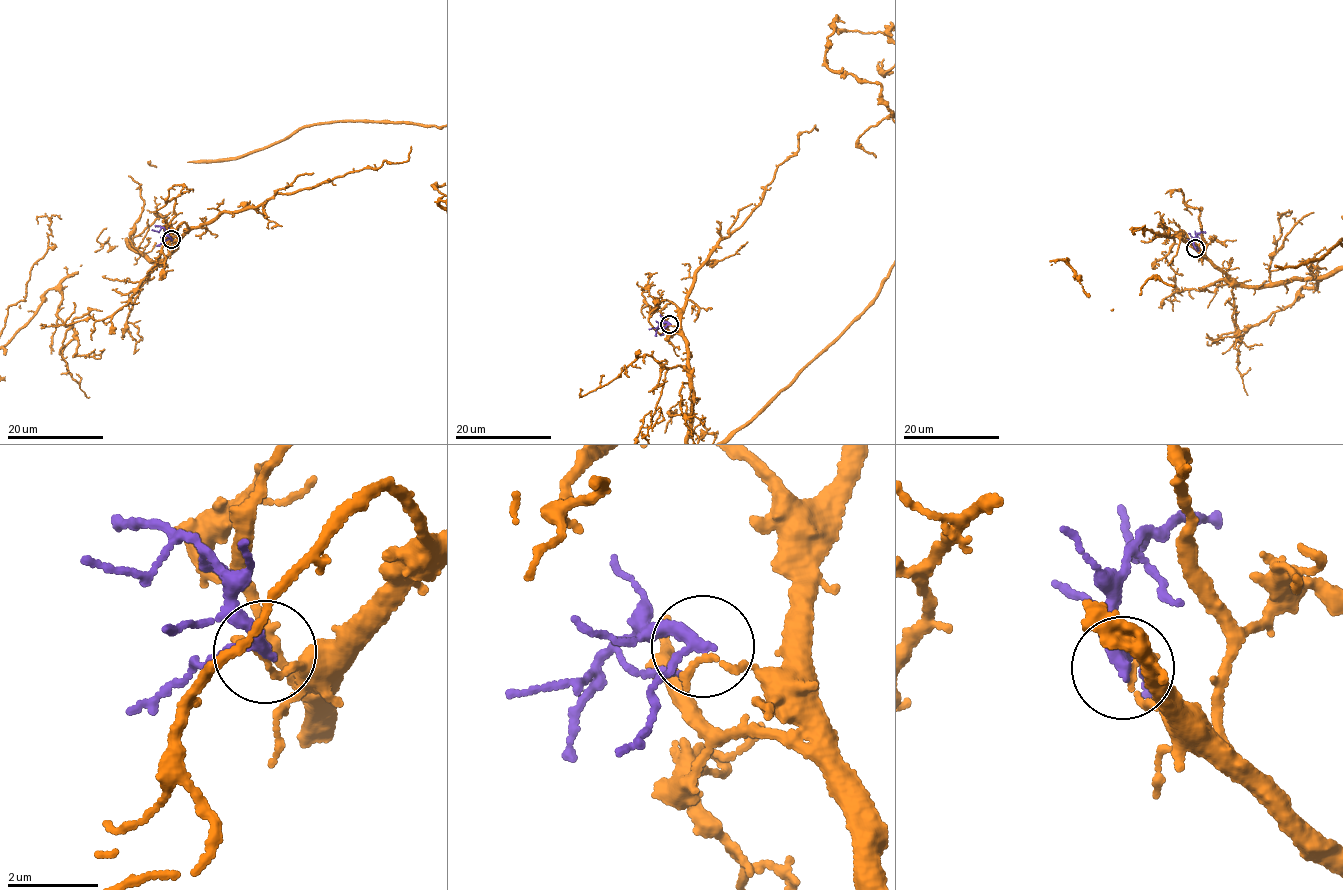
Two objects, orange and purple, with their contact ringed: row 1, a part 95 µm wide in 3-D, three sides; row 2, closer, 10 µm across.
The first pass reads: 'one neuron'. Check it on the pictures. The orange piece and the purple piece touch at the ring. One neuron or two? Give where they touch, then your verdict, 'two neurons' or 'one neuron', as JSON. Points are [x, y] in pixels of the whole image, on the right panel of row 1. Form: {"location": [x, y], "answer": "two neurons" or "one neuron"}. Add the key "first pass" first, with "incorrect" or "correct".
{"first pass": "incorrect", "location": [1195, 248], "answer": "two neurons"}

